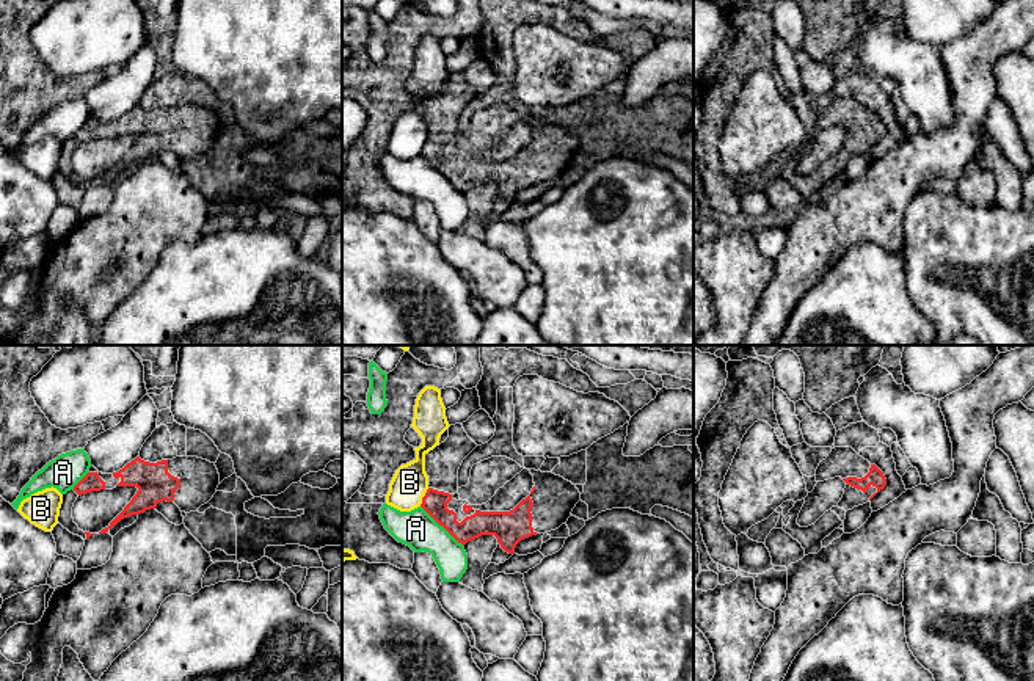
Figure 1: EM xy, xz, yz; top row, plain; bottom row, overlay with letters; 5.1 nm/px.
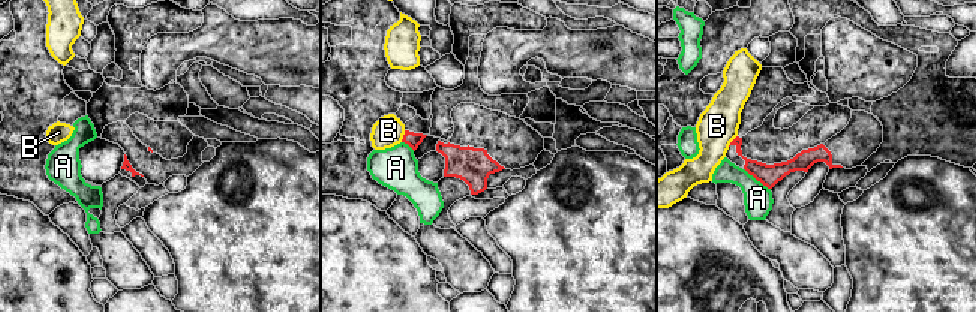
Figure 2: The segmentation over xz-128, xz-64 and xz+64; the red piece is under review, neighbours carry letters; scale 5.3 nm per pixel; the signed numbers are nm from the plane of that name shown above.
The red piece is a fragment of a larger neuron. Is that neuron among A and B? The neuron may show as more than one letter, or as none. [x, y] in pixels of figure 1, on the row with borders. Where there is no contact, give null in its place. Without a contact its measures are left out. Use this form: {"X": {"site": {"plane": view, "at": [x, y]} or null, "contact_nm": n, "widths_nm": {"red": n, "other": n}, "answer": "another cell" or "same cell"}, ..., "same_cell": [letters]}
{"A": {"site": {"plane": "xz", "at": [443, 526]}, "contact_nm": 300, "widths_nm": {"red": 130, "other": 190}, "answer": "another cell"}, "B": {"site": {"plane": "xz", "at": [422, 498]}, "contact_nm": 110, "widths_nm": {"red": 130, "other": 190}, "answer": "another cell"}, "same_cell": []}

